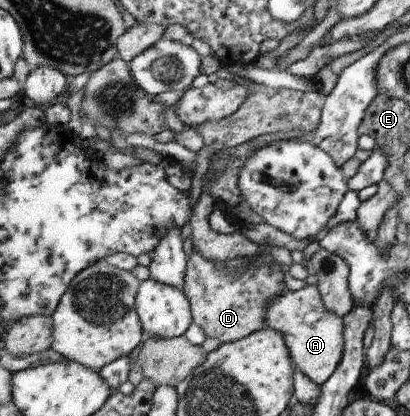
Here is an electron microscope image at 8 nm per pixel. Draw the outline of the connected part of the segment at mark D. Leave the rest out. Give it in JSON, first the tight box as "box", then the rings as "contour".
{"box":[183,250,286,343],"contour":[[[193,250],[193,254],[187,259],[187,272],[184,277],[184,288],[183,293],[186,295],[186,298],[188,299],[188,302],[191,306],[191,313],[193,316],[193,321],[202,328],[205,332],[206,338],[210,336],[210,338],[216,338],[216,340],[220,340],[221,343],[229,343],[229,342],[236,342],[238,339],[244,338],[245,336],[248,336],[251,332],[259,331],[262,328],[266,327],[265,324],[265,308],[267,307],[267,304],[276,296],[280,295],[282,291],[286,290],[284,284],[284,278],[283,273],[281,271],[280,266],[258,266],[256,264],[255,260],[255,266],[248,267],[248,271],[245,272],[245,274],[242,274],[242,276],[237,276],[234,273],[225,272],[224,271],[224,261],[220,262],[214,262],[206,260],[203,256],[200,256],[200,253],[197,253]]]}

